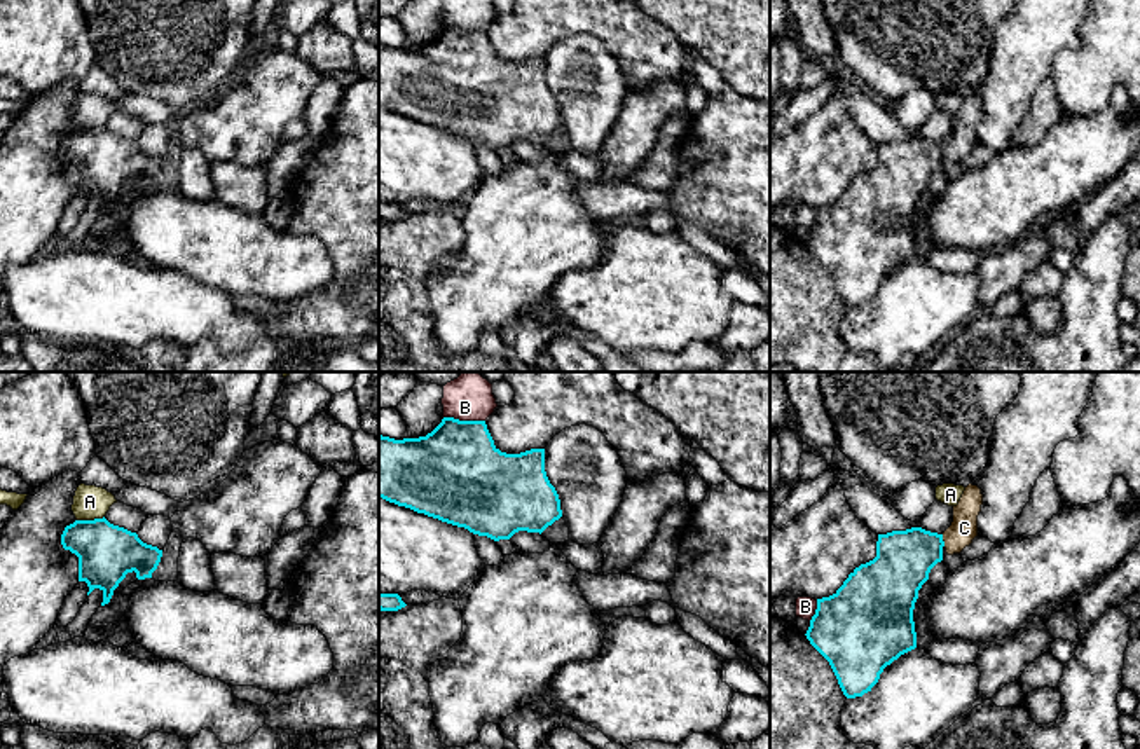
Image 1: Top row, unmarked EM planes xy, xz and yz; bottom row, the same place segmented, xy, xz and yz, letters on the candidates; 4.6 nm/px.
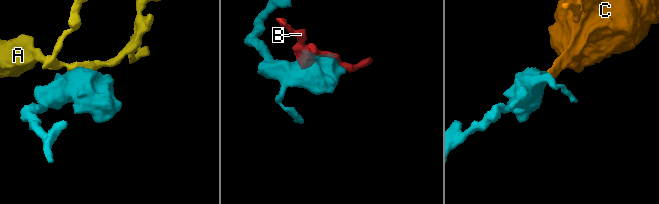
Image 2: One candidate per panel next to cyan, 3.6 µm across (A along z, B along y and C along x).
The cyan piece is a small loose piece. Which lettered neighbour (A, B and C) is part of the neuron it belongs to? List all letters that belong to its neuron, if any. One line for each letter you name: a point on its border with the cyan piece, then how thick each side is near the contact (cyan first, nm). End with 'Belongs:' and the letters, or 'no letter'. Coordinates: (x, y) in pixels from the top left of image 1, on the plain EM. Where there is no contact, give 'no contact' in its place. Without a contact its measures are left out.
C: yz (941, 149) | 260/130 nm
Belongs: C

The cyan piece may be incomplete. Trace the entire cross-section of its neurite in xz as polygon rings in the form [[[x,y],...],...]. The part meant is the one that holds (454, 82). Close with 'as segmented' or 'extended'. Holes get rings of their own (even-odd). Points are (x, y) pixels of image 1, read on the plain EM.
[[[443,26],[431,42],[419,47],[395,49],[379,44],[379,107],[494,150],[510,148],[518,140],[541,143],[562,126],[559,103],[545,80],[545,58],[520,63],[501,61],[485,30],[454,26]]]; as segmented

